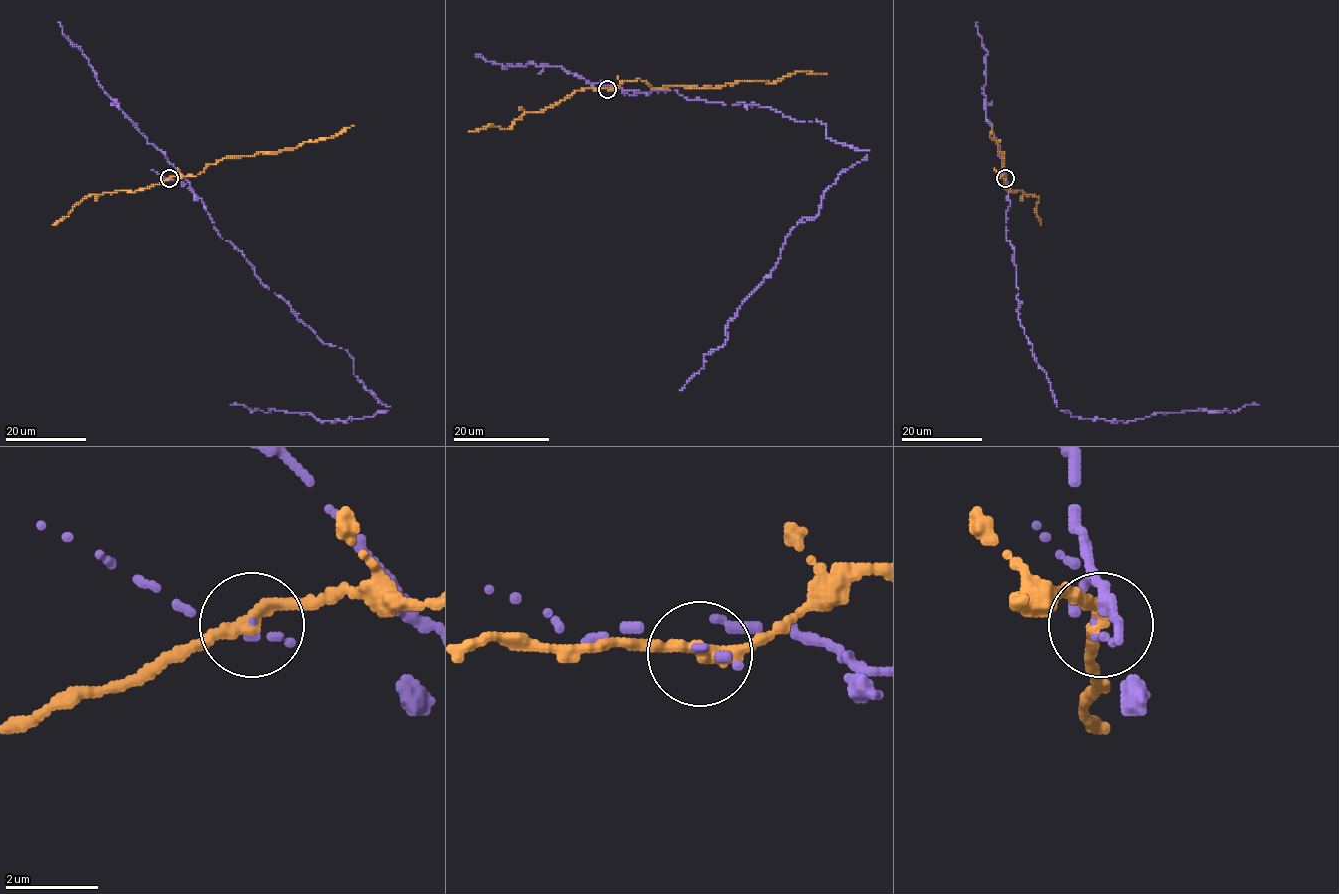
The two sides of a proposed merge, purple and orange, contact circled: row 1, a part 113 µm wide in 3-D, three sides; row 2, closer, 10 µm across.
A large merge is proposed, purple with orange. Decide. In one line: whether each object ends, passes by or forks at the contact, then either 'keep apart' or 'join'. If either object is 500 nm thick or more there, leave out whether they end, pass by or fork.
purple ends; orange passes by; keep apart

